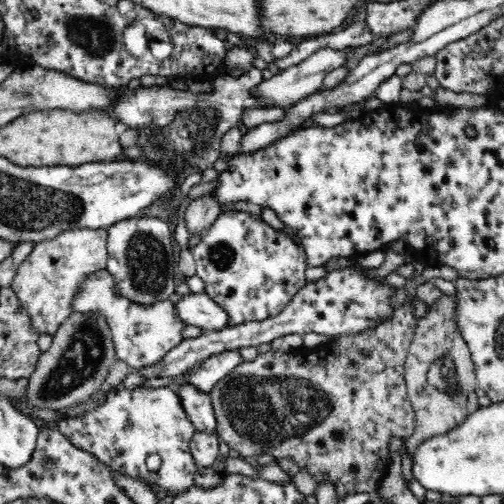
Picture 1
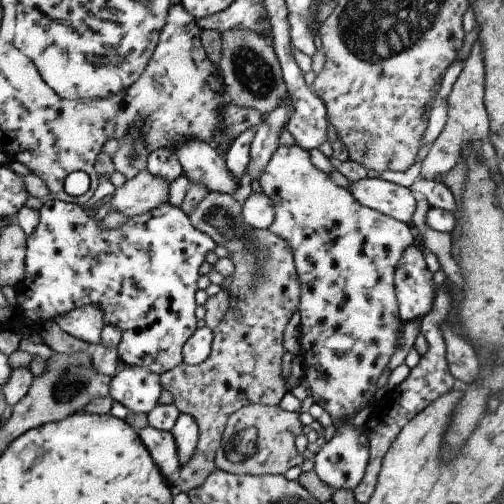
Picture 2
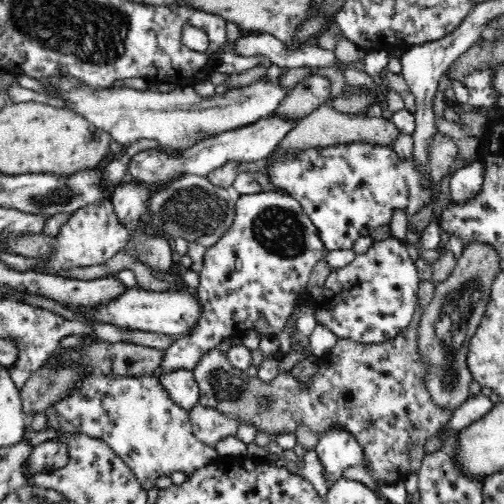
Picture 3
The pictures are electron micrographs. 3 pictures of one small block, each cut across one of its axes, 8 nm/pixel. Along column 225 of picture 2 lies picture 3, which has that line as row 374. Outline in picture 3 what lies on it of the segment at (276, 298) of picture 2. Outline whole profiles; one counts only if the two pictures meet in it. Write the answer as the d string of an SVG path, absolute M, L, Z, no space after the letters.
M420 282L414 320L392 340L368 344L340 338L330 354L326 354L326 360L306 392L298 388L300 384L290 372L278 374L270 384L262 382L260 378L252 380L214 346L206 350L206 354L202 354L192 368L200 386L198 402L216 408L224 416L240 420L244 426L252 424L258 434L268 432L274 438L284 432L294 434L300 422L304 422L316 434L332 428L332 424L340 424L364 446L370 462L366 468L368 474L372 478L382 478L390 486L400 486L410 476L420 472L424 454L428 452L428 440L454 418L454 408L436 404L428 390L432 364L422 354L418 342L422 314L430 308L434 294L436 284Z

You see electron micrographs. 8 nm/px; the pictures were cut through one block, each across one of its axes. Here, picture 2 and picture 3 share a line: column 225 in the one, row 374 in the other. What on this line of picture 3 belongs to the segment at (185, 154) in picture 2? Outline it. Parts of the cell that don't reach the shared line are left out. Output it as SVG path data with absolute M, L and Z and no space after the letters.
M176 368L176 370L168 370L168 372L158 372L156 378L158 378L160 386L170 394L170 398L184 410L190 412L190 408L194 408L194 404L198 404L200 386L194 378L194 370Z

